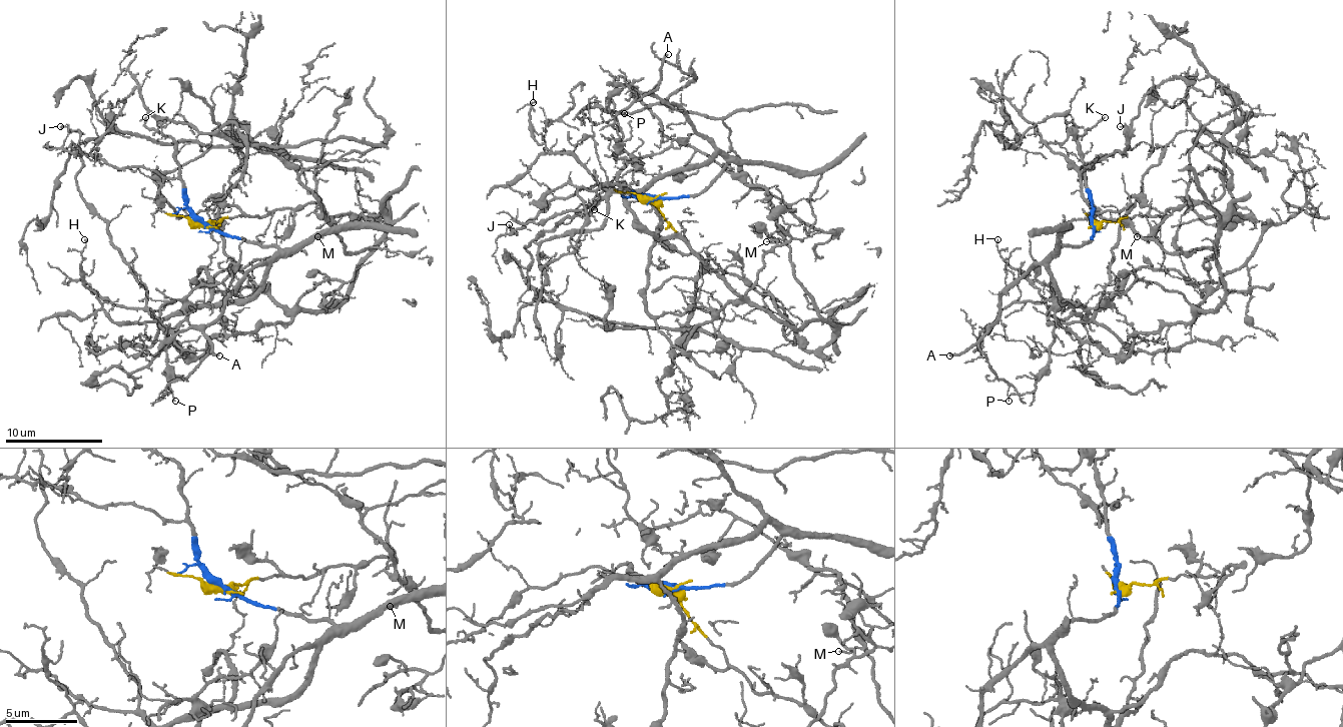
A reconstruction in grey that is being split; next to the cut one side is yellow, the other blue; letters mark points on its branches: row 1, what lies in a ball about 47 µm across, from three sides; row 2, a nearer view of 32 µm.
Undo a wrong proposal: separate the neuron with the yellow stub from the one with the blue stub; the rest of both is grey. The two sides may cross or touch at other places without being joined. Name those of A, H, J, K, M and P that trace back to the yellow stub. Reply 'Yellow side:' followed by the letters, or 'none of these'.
Yellow side: M

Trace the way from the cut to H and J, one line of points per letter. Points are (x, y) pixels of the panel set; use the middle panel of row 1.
H: (651, 196), (695, 196), (724, 160), (663, 172), (639, 189), (602, 184), (534, 138), (534, 101)
J: (651, 196), (600, 184), (556, 196), (512, 233), (517, 233), (509, 223)

